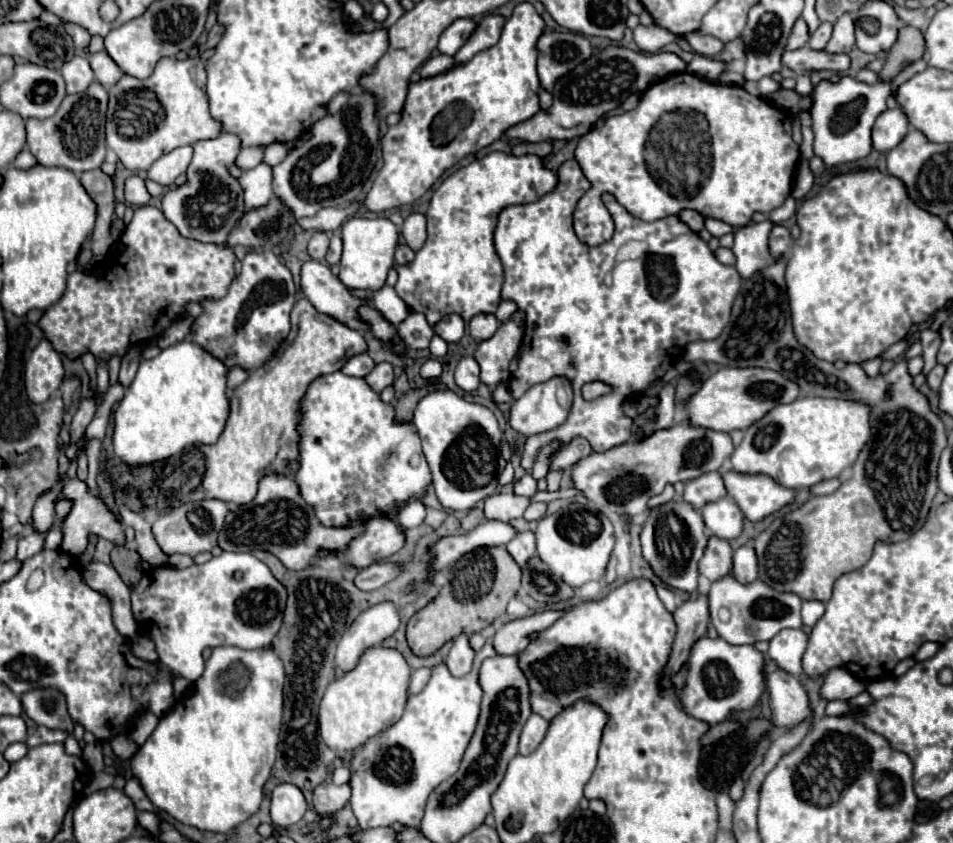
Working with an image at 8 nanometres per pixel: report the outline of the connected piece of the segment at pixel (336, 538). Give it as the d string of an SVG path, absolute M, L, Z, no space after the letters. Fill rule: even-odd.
M270 474L270 476L264 476L260 480L258 494L256 494L256 498L250 504L240 506L236 512L230 512L226 516L226 522L224 522L224 528L220 532L218 542L220 542L220 548L228 550L228 552L250 552L250 550L262 548L262 550L272 552L274 556L278 556L288 570L306 570L318 560L318 554L322 550L324 552L342 552L342 550L346 550L350 546L350 540L354 540L354 536L360 536L362 528L370 520L372 520L372 516L362 512L362 514L358 514L356 520L350 520L344 526L324 526L316 518L314 508L308 502L304 502L298 484L290 476L274 476L274 474Z

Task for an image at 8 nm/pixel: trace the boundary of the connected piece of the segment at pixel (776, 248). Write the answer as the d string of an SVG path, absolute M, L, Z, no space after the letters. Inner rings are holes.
M774 224L772 232L770 232L770 252L774 258L782 256L782 254L788 254L788 244L790 244L792 236L790 236L790 230L780 226L780 224Z

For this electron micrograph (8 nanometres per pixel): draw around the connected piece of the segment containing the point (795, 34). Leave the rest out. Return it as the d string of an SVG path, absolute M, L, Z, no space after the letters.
M800 18L796 24L794 24L794 28L792 28L792 34L790 34L790 38L788 38L788 50L798 50L798 48L802 48L804 44L808 44L808 38L810 38L810 32L808 32L808 24Z

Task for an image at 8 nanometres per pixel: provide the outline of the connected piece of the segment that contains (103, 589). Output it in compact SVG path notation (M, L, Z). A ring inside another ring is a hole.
M90 562L88 566L84 566L82 578L86 586L100 592L110 602L113 623L117 631L127 638L135 637L139 628L132 616L130 588L122 582L114 566Z

